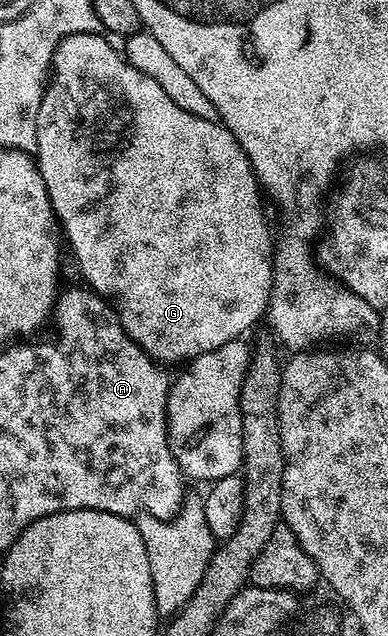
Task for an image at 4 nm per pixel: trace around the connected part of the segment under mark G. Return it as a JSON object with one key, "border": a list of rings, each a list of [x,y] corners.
{"border":[[[78,33],[63,37],[57,47],[57,51],[51,60],[51,74],[49,84],[44,88],[43,98],[41,99],[41,111],[37,111],[37,147],[33,151],[34,160],[39,166],[39,174],[47,188],[47,194],[51,200],[51,210],[55,212],[55,220],[62,236],[65,238],[65,245],[71,248],[71,253],[75,256],[75,261],[79,264],[79,273],[84,277],[86,284],[94,289],[100,297],[106,299],[113,306],[115,314],[119,316],[119,322],[122,323],[124,331],[141,346],[146,353],[155,361],[164,366],[171,367],[174,361],[183,361],[190,363],[195,357],[205,355],[209,351],[217,351],[217,347],[225,347],[225,343],[238,341],[260,320],[264,320],[267,305],[271,301],[271,275],[273,272],[273,229],[267,226],[267,217],[263,214],[263,201],[259,180],[255,177],[255,172],[251,169],[251,164],[247,161],[247,152],[237,143],[237,139],[226,129],[219,121],[210,121],[209,119],[200,119],[198,115],[189,115],[189,111],[184,111],[182,107],[177,107],[165,91],[161,91],[158,83],[153,83],[149,75],[141,75],[121,56],[120,50],[114,49],[110,40],[106,36],[97,33]]]}

